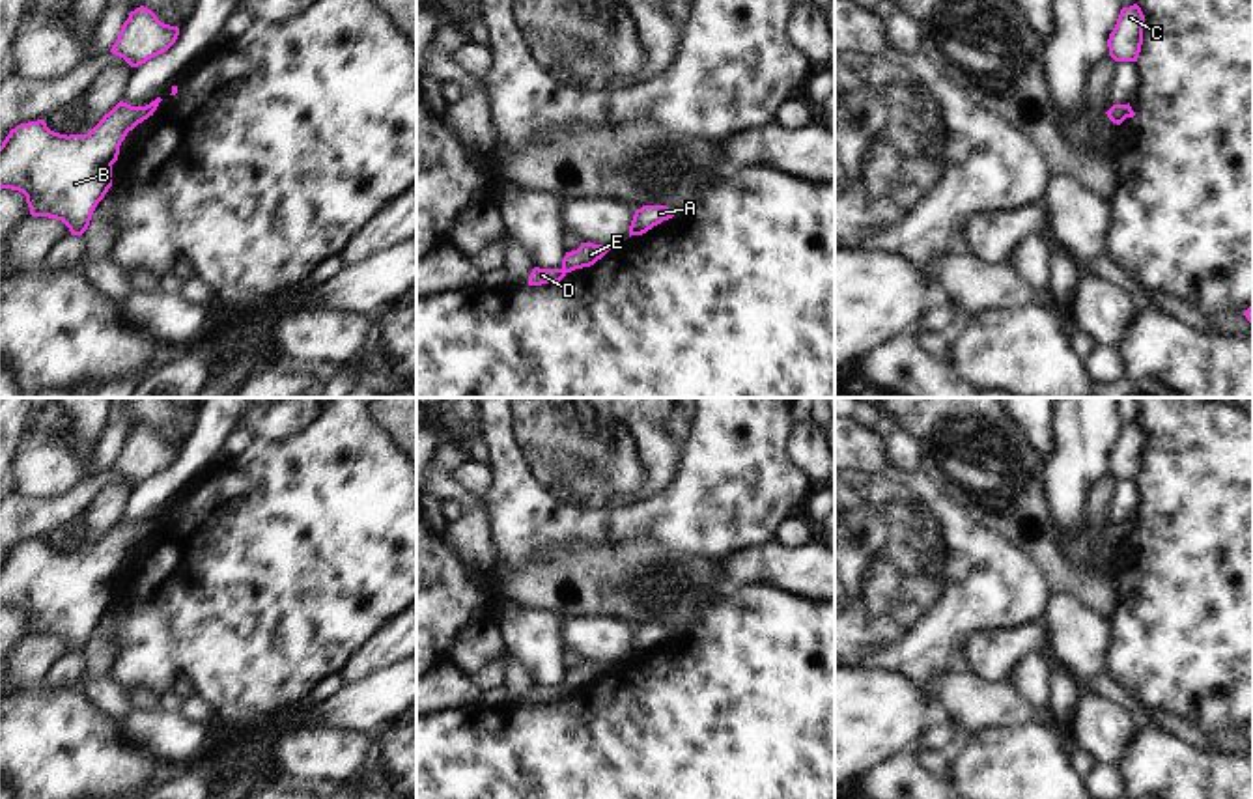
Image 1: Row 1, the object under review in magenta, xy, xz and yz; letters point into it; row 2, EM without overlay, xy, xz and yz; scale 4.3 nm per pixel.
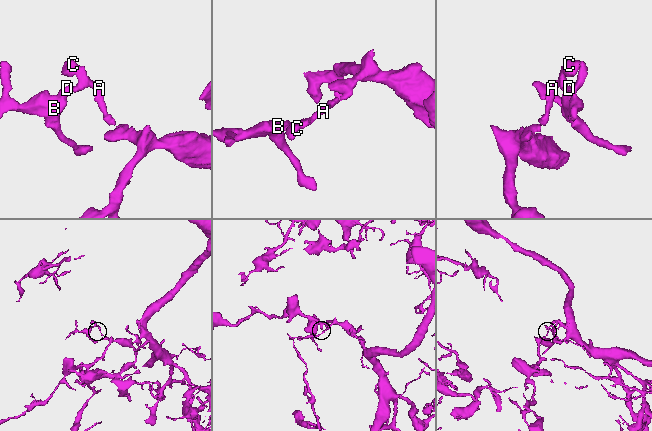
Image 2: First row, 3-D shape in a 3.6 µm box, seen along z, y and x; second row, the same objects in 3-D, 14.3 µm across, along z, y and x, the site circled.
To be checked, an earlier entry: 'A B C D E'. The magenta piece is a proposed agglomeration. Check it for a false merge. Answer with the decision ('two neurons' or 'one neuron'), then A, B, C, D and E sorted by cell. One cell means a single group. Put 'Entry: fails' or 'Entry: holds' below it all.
one neuron; A B C D E
Entry: holds

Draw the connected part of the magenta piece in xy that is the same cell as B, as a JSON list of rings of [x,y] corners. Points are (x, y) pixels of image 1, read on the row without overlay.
[[[157,515],[146,525],[120,519],[88,553],[54,551],[45,538],[17,543],[0,564],[0,607],[22,610],[32,635],[62,638],[71,653],[82,653],[97,622],[112,605],[112,582],[118,579],[121,560],[129,549],[153,534],[161,519]]]

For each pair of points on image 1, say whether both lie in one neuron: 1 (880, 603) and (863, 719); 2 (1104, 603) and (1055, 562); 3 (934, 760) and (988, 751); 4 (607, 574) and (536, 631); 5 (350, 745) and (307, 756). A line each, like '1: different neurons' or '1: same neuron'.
1: different neurons
2: same neuron
3: different neurons
4: different neurons
5: same neuron

